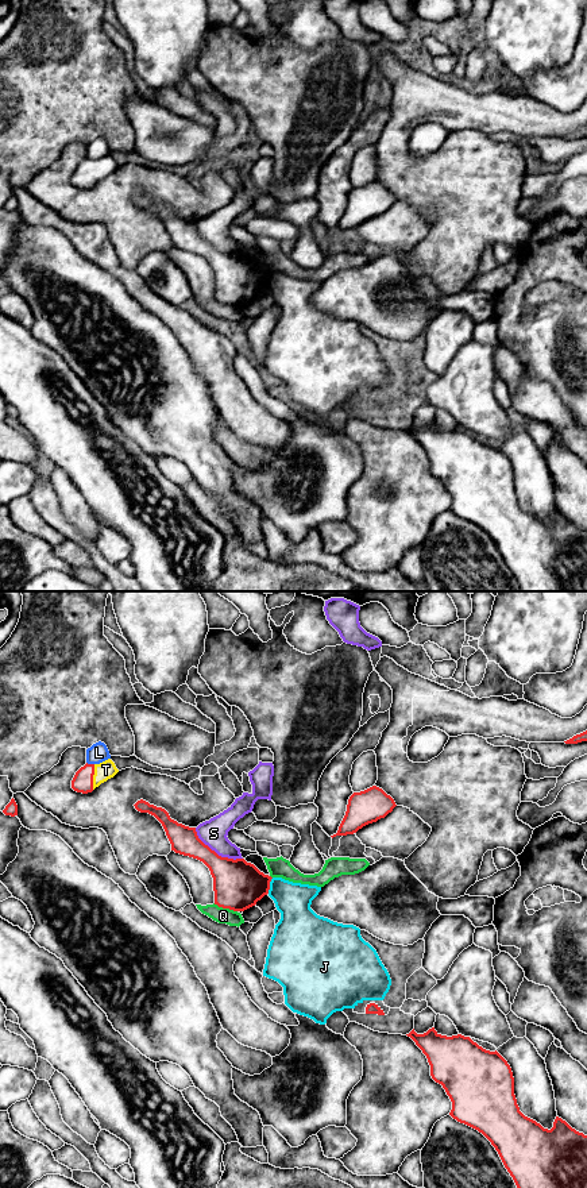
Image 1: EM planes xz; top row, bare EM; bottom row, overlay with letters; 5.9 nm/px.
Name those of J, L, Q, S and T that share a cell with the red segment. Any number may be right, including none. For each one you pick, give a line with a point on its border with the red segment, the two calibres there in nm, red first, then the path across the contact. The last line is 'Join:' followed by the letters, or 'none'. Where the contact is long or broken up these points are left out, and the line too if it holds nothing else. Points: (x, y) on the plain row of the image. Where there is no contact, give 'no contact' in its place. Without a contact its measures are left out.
T: meets red in xz at (92, 172); 130 nm thick on the red side, 110 nm on the other; runs through xz (82, 177), (92, 172), (105, 165)
Join: T

